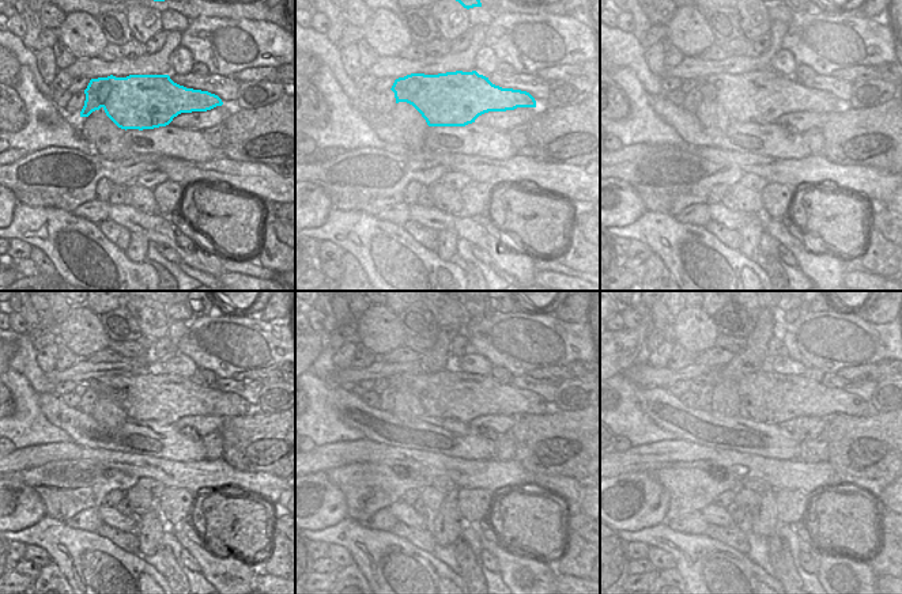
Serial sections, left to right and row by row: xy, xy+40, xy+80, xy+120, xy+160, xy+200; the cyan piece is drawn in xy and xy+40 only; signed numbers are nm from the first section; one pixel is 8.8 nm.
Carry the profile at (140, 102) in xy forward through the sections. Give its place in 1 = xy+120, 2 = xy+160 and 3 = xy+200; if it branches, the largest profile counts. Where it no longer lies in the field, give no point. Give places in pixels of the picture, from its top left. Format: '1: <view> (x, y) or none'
1: xy+120 (163, 398)
2: xy+160 (452, 396)
3: xy+200 (765, 396)

